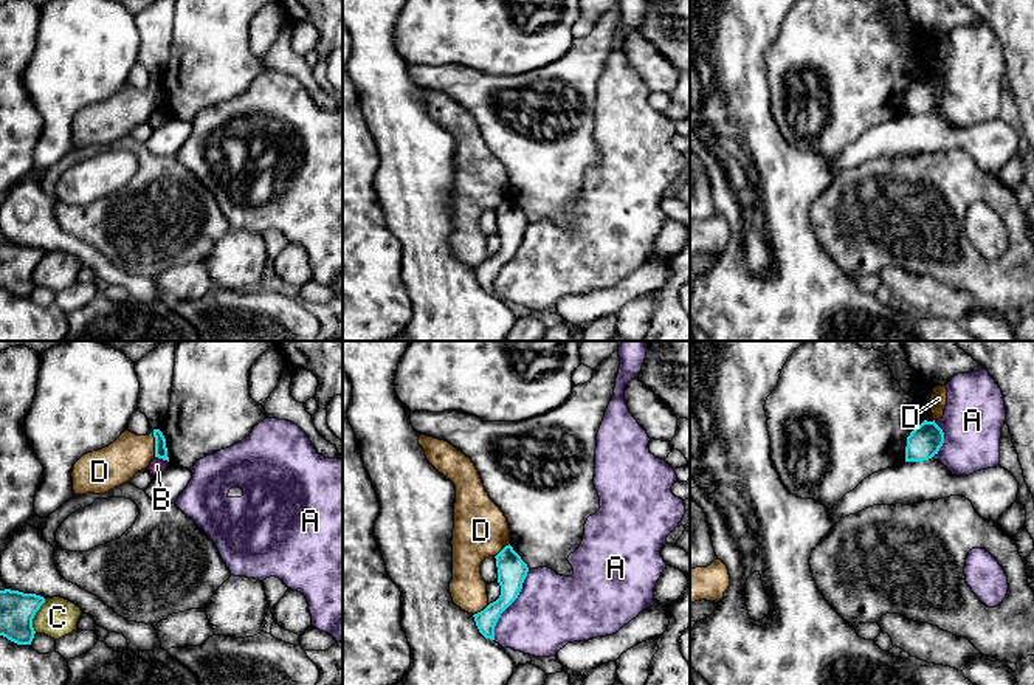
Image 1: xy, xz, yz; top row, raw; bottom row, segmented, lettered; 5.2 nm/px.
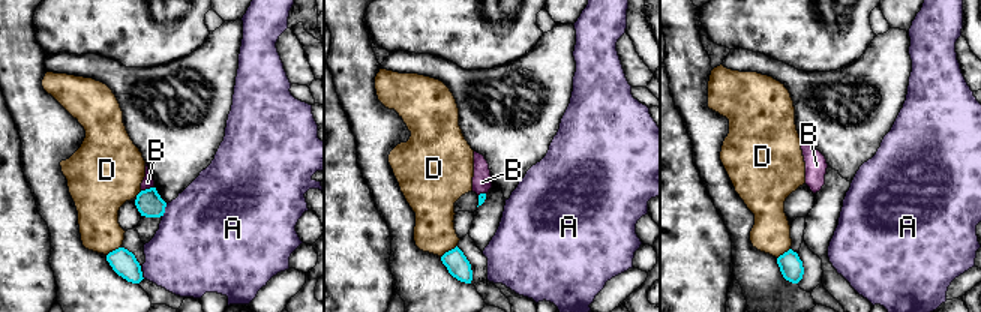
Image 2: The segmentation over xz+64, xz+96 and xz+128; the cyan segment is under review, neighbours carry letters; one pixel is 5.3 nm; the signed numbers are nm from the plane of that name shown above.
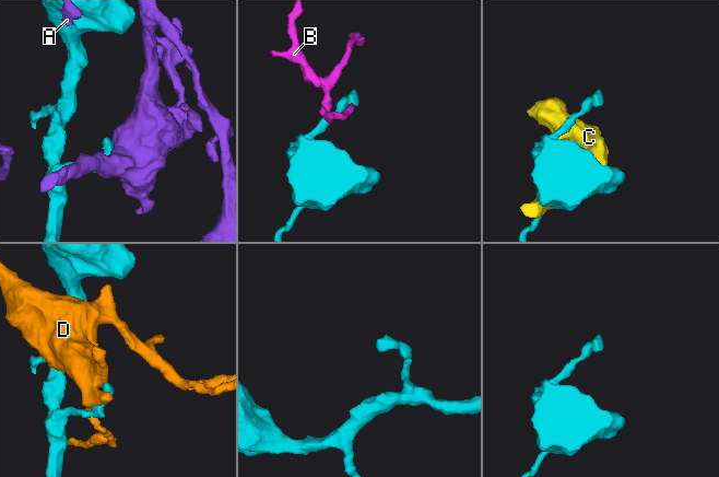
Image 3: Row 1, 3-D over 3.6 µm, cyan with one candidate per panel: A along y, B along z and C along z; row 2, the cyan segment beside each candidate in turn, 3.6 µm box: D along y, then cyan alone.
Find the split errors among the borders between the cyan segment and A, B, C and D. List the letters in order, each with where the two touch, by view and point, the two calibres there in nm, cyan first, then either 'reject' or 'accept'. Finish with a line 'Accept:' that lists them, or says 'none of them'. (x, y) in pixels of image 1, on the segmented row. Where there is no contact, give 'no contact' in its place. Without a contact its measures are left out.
A: xz (510, 603) | 160/380 nm | reject
B: xy (161, 457) | 60/80 nm | reject
C: xy (34, 614) | 190/200 nm | reject
D: xy (155, 444) | 60/220 nm | reject
Accept: none of them

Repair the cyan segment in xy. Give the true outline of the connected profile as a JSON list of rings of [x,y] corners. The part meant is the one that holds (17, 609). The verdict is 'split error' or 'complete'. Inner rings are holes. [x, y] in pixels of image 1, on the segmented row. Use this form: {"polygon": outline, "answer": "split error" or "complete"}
{"polygon": [[[0,590],[0,635],[17,645],[31,645],[34,639],[33,618],[45,598],[19,590]]], "answer": "complete"}

